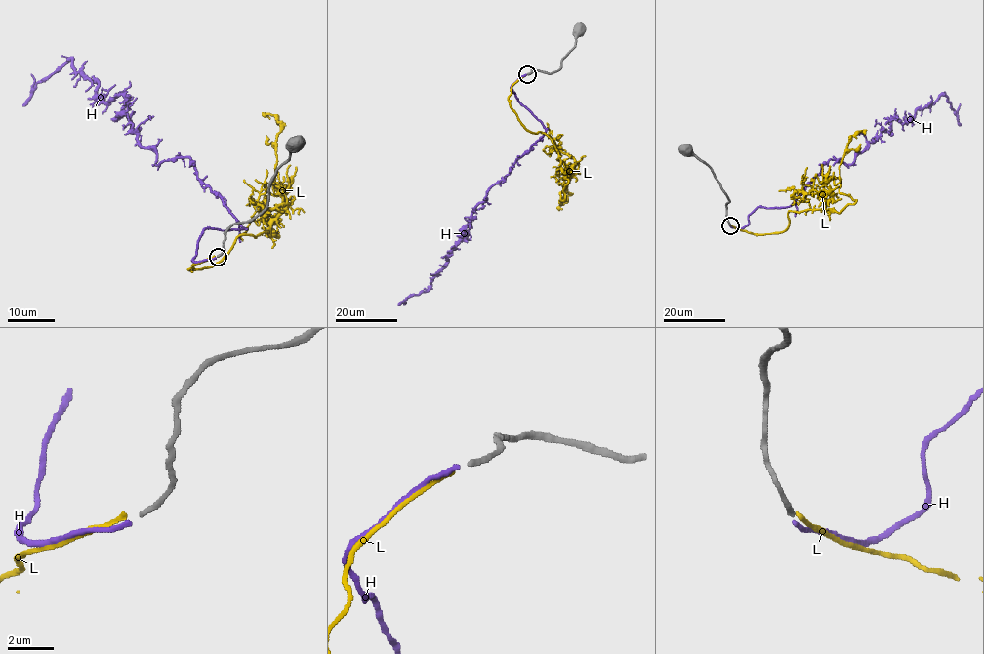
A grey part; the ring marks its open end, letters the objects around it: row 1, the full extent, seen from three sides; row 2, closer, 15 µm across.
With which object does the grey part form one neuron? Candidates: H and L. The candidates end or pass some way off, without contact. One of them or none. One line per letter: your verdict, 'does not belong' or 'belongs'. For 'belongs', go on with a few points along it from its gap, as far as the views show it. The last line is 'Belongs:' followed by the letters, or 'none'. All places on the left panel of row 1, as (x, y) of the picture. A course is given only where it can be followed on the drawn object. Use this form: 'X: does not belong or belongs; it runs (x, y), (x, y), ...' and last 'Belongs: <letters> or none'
H: does not belong
L: does not belong
Belongs: none

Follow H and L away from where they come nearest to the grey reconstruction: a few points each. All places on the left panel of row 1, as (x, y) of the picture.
H: (216, 258), (193, 261), (205, 228), (244, 228), (187, 157), (156, 164), (122, 95), (70, 60), (23, 105)
L: (215, 256), (188, 269), (214, 266), (244, 234), (278, 237), (266, 185), (279, 193), (280, 127), (269, 118)

